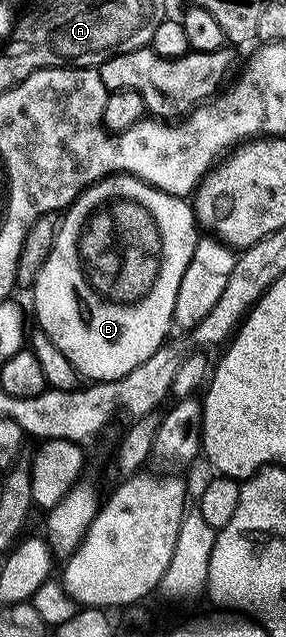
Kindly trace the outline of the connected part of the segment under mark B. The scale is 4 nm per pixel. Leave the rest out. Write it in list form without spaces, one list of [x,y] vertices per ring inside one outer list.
[[[120,175],[107,177],[104,181],[98,181],[93,188],[86,189],[71,204],[71,208],[62,214],[61,220],[57,225],[51,254],[45,267],[41,267],[41,275],[33,290],[35,313],[39,316],[38,328],[62,351],[65,359],[69,359],[69,363],[79,373],[80,378],[91,383],[120,381],[123,377],[128,377],[133,371],[137,371],[137,367],[141,367],[146,361],[153,359],[153,355],[160,353],[164,348],[162,345],[167,341],[167,336],[172,336],[173,311],[177,307],[177,295],[181,291],[181,279],[185,279],[185,270],[189,267],[189,259],[193,259],[193,251],[197,251],[197,243],[201,236],[201,230],[195,220],[195,210],[182,197],[162,193],[159,189],[153,188],[152,185],[138,181],[135,177]]]

